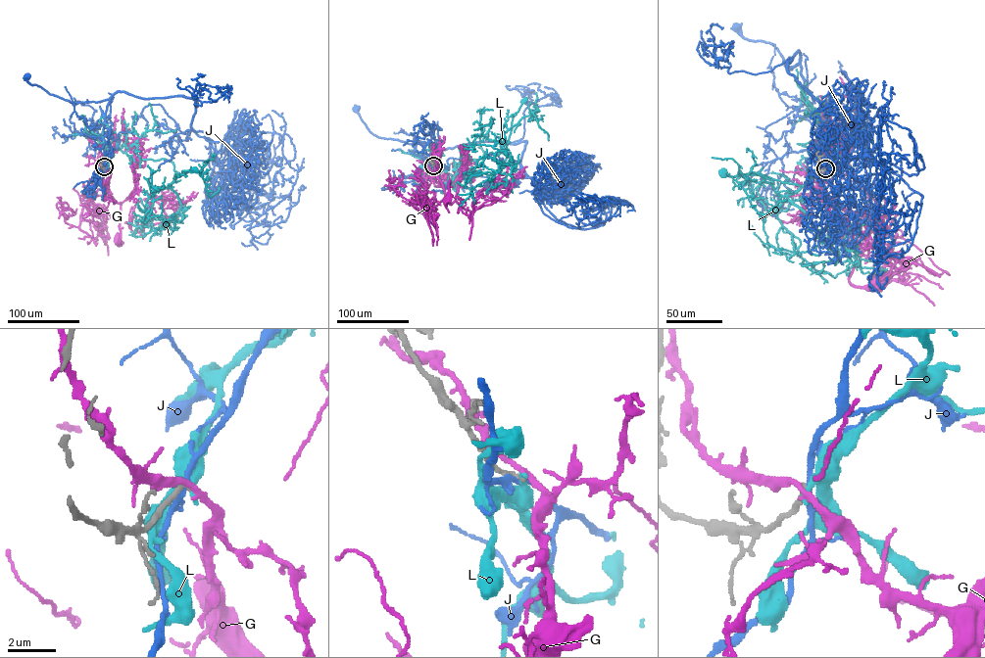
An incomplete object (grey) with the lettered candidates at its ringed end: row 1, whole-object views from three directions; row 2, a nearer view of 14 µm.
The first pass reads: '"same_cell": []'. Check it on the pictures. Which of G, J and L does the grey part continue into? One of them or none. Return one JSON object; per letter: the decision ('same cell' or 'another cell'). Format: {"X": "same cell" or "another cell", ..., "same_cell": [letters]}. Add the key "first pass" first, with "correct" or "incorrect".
{"first pass": "correct", "G": "another cell", "J": "another cell", "L": "another cell", "same_cell": []}

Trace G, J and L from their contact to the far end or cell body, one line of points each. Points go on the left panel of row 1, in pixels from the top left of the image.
G: (104, 167), (108, 193), (121, 203), (119, 241)
J: (104, 166), (108, 146), (103, 140), (103, 129), (109, 100), (71, 103), (31, 85), (26, 75)
L: (104, 167), (115, 148), (135, 160), (172, 162), (178, 173), (174, 178), (182, 170), (195, 169)

